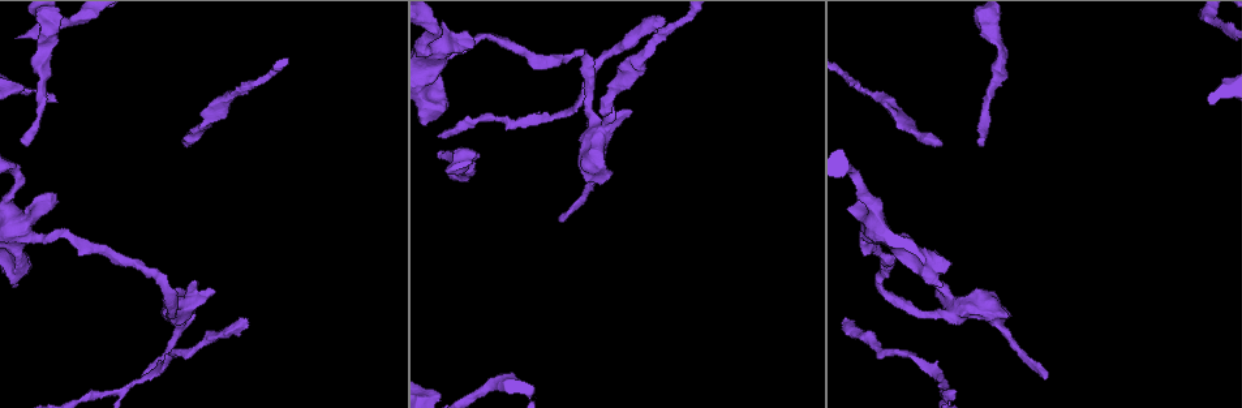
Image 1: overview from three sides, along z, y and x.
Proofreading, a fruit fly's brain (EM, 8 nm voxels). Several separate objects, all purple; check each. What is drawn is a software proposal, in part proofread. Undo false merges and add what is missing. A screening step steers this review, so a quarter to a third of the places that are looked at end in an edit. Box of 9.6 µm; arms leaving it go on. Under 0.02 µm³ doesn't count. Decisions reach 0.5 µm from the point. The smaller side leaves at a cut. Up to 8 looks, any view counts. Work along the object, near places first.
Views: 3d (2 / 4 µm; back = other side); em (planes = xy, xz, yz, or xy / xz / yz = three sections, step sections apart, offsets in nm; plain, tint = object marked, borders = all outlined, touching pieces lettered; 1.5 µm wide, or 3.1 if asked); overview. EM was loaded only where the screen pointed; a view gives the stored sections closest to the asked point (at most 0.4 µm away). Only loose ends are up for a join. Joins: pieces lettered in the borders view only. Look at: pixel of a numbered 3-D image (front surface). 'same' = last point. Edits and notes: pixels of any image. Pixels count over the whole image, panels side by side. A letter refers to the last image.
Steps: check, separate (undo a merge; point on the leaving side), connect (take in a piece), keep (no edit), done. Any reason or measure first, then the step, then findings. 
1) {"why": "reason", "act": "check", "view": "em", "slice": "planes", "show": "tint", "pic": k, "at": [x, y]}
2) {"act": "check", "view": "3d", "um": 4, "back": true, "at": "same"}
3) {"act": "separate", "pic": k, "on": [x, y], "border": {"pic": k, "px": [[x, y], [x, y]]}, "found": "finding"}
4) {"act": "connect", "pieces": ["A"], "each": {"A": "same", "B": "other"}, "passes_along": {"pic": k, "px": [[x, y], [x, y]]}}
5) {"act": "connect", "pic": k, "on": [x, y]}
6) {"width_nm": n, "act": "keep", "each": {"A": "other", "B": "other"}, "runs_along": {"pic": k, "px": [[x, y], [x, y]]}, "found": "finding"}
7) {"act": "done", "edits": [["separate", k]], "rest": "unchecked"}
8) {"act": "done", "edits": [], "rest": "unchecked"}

{"why": "an open end", "act": "check", "view": "3d", "um": 4, "pic": 1, "at": [1045, 380]}

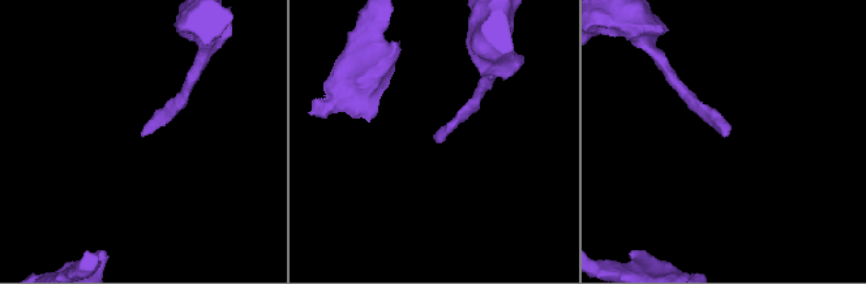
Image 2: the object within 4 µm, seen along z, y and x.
{"why": "shape alone is not enough", "act": "check", "view": "em", "slice": "xy", "step": 4, "show": "tint", "pic": 2, "at": [142, 134]}

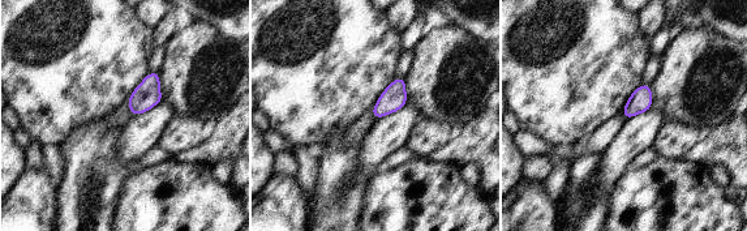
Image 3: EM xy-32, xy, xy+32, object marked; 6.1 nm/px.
{"act": "check", "view": "em", "slice": "planes", "show": "borders", "at": "same"}

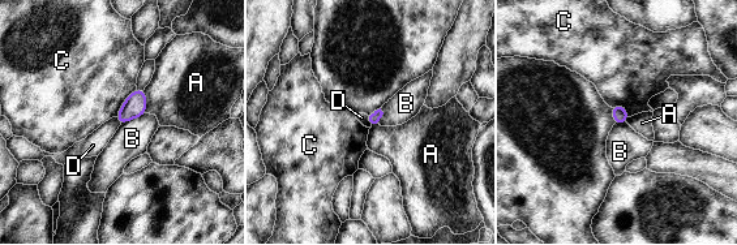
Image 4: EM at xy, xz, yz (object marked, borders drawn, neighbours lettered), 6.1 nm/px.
{"act": "keep", "each": {"A": "other", "B": "other", "C": "other", "D": "other"}, "border": {"pic": 4, "px": [[365, 115], [367, 123], [371, 127]]}, "found": "none of them fits"}

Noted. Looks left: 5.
{"why": "abrupt turn", "act": "check", "view": "3d", "um": 2, "pic": 1, "at": [540, 118]}

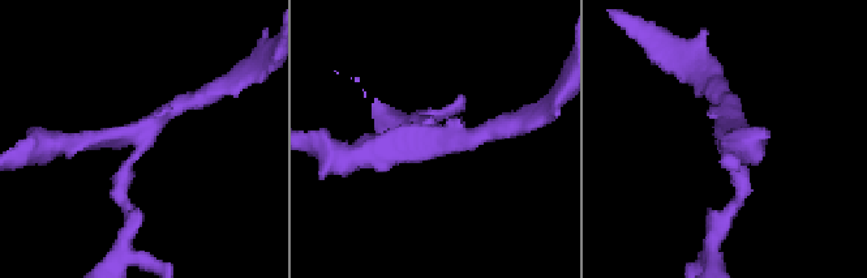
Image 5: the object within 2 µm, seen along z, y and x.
{"why": "shape alone is not enough", "act": "check", "view": "em", "slice": "xy", "step": 8, "show": "borders", "pic": 5, "at": [432, 137]}

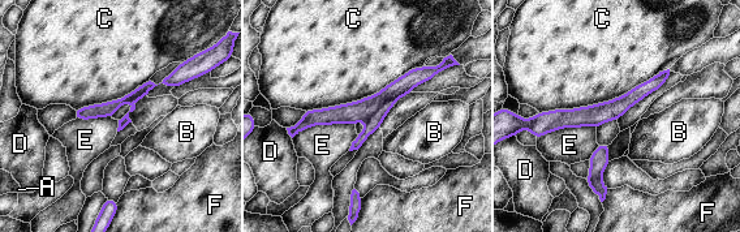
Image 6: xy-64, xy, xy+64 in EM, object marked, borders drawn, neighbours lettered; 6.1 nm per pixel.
{"longest_contact_nm": ["C", 850], "act": "separate", "pic": 6, "on": [374, 121], "each": {"A": "other", "B": "other", "C": "other", "D": "other", "E": "other", "F": "other"}, "border": {"pic": 6, "px": [[396, 98], [384, 101], [366, 119]]}, "found": "two cells meet here"}

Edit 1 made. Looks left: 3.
{"act": "done", "edits": [["separate", 6]], "rest": "unchecked"}

